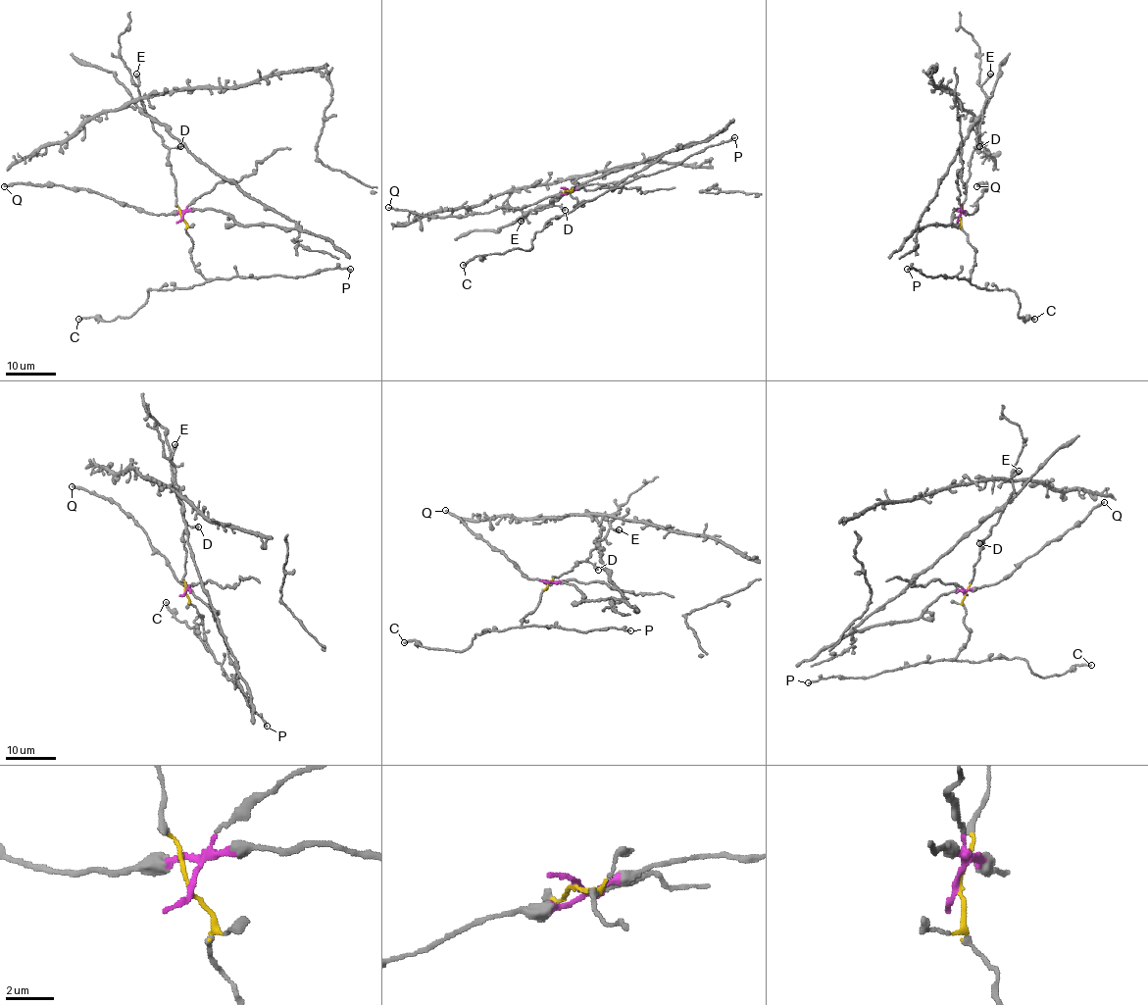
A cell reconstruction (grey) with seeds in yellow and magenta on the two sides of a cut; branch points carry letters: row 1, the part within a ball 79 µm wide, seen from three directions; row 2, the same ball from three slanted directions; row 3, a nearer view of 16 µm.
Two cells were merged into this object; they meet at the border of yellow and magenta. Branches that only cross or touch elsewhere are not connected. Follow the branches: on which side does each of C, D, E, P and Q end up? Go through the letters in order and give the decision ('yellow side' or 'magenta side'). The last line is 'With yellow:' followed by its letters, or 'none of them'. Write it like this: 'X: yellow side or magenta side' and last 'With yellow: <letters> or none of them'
C: yellow side
D: yellow side
E: yellow side
P: yellow side
Q: magenta side
With yellow: C, D, E, P

